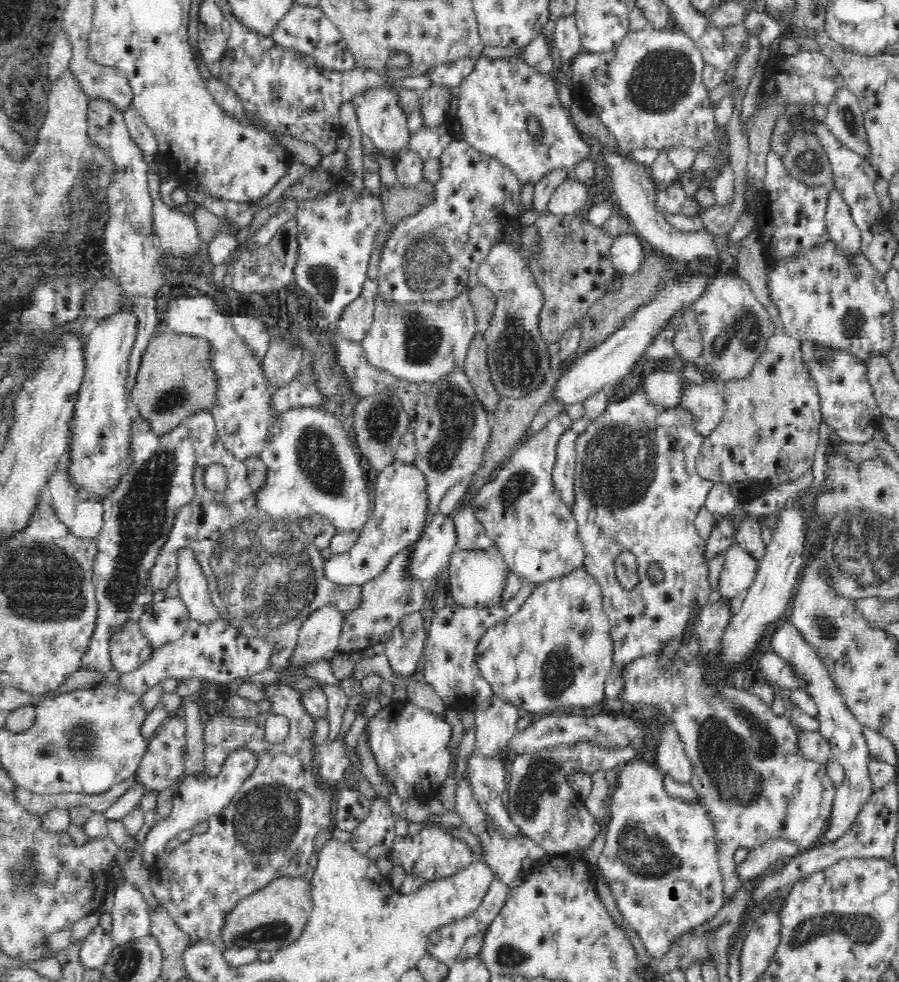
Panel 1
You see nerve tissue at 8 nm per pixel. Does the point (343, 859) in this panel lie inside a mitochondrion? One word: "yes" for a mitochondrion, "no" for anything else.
no

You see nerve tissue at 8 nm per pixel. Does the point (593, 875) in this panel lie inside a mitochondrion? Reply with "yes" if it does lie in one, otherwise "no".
no

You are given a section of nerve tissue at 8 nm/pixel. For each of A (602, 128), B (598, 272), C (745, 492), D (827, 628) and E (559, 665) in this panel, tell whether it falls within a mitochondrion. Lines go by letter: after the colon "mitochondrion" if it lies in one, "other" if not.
A: other
B: other
C: other
D: mitochondrion
E: mitochondrion

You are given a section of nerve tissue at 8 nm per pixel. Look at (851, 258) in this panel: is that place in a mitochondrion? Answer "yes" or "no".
no

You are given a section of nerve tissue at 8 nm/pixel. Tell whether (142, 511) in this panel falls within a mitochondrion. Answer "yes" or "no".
yes

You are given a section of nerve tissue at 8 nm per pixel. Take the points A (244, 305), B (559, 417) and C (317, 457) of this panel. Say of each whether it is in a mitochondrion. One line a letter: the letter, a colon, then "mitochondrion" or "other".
A: other
B: other
C: mitochondrion

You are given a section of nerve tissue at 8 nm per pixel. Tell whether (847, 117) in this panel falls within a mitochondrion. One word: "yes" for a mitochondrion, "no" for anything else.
yes

